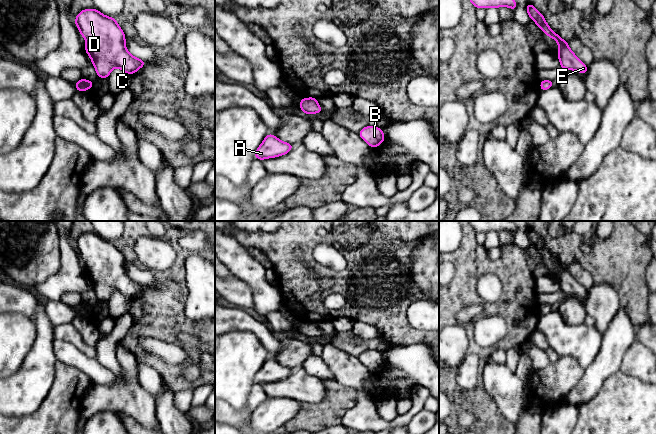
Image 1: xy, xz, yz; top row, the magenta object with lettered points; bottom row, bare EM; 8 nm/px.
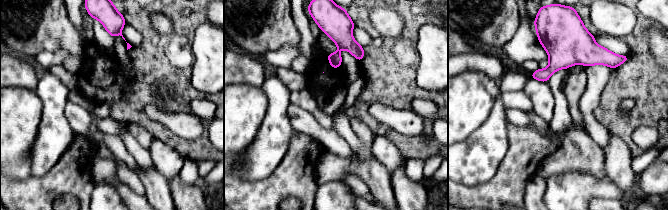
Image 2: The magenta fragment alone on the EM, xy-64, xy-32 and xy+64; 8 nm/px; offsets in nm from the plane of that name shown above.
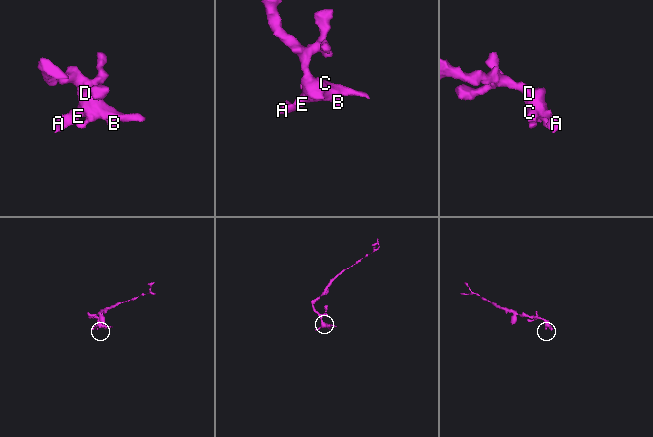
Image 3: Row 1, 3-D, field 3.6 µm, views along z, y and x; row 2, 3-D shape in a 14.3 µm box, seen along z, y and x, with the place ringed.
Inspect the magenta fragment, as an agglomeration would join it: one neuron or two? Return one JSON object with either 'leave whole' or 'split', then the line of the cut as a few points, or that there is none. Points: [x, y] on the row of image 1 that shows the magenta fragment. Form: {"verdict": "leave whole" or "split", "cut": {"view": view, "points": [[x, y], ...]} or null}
{"verdict": "leave whole", "cut": null}

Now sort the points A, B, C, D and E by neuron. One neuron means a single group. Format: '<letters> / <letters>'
A B C D E

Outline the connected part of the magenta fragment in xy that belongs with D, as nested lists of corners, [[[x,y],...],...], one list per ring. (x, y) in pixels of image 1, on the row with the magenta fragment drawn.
[[[84,9],[74,20],[86,40],[85,52],[92,60],[98,78],[108,78],[114,67],[133,75],[146,61],[132,56],[125,46],[126,36],[115,18],[92,9]]]

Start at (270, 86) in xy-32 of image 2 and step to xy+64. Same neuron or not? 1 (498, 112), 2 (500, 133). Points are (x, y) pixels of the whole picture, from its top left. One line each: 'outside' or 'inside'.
1: inside
2: inside

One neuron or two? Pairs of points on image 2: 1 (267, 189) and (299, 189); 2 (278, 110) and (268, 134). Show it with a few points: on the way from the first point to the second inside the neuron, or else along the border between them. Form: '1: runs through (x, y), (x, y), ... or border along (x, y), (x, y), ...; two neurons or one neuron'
1: runs through (275, 189), (291, 189); one neuron
2: runs through (276, 116), (276, 126), (274, 128); one neuron

